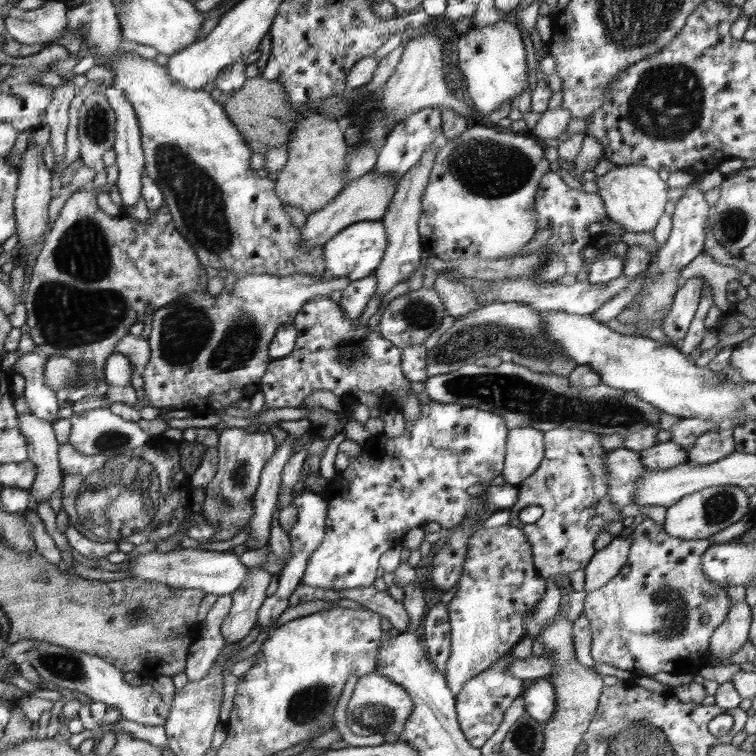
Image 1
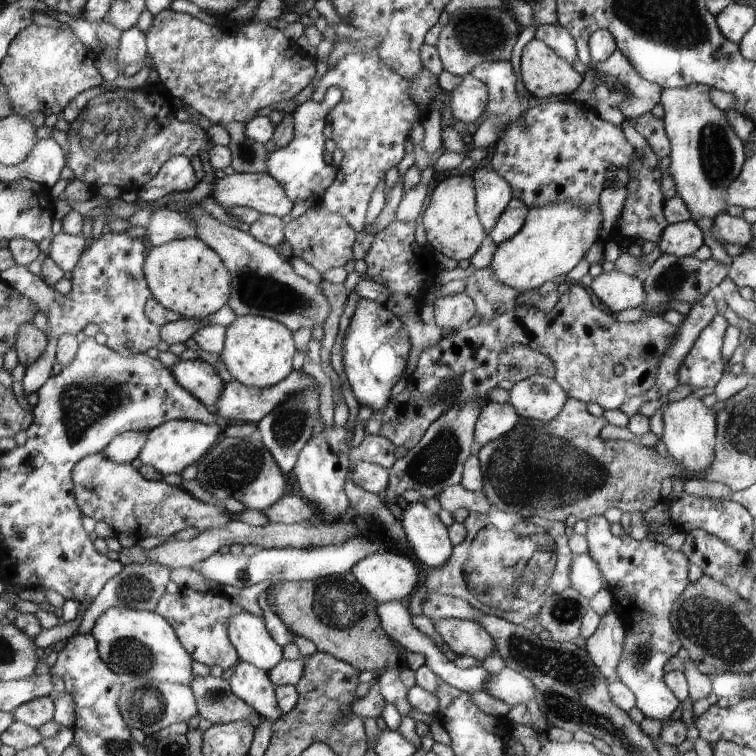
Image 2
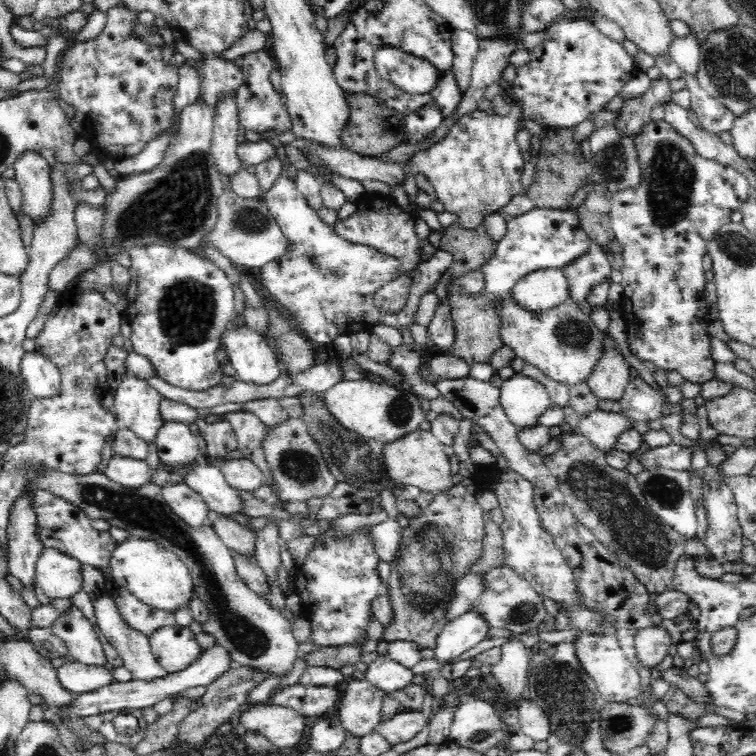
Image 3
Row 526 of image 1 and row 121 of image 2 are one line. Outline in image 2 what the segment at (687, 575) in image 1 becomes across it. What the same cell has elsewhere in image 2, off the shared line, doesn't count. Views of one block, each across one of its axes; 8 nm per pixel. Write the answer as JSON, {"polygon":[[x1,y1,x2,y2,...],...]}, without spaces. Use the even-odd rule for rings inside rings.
{"polygon":[[648,112,636,120,634,128,640,136,646,138,646,142,648,142,659,160,670,156,671,142,662,119,656,118,651,112]]}

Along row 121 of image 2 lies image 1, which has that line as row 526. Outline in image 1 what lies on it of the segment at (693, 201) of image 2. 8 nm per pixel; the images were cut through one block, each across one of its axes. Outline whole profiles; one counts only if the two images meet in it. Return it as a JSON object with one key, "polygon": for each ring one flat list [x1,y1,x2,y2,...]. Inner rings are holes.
{"polygon":[[712,486,702,489,695,494,684,496,667,509,663,528,672,537,682,540,710,540,713,535,737,523,751,512,749,497,746,496,745,489,738,486]]}

